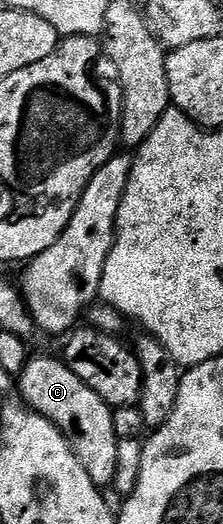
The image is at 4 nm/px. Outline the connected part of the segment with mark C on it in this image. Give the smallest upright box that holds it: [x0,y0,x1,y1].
[18,356,120,487]

